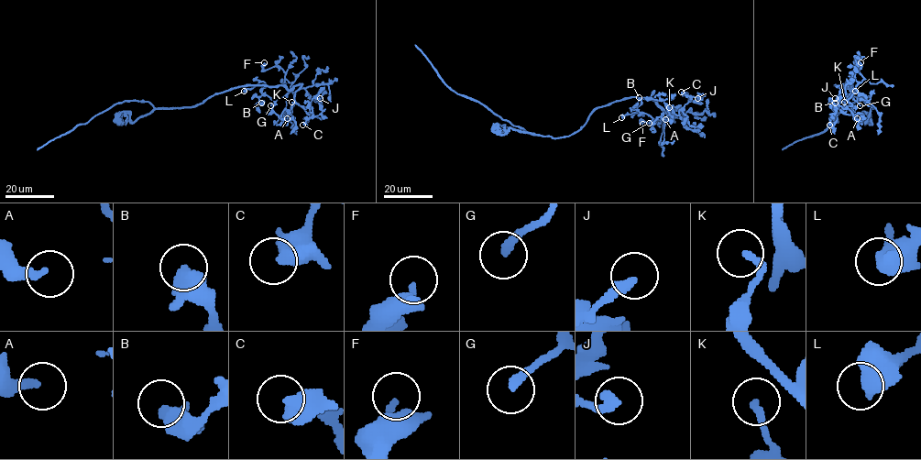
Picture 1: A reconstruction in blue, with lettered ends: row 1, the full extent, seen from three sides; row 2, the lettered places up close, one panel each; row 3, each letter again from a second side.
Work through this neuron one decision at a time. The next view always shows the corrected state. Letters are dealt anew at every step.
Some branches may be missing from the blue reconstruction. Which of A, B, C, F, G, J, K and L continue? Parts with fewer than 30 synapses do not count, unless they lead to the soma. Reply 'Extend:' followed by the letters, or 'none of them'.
Extend: G

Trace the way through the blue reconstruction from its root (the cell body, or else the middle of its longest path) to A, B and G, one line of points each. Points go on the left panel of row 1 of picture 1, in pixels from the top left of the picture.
A: (197, 104), (235, 87), (283, 85), (291, 89), (293, 95), (291, 111), (283, 114), (287, 118)
B: (197, 104), (214, 94), (244, 85), (283, 85), (291, 89), (276, 100), (261, 95), (261, 103)
G: (197, 104), (214, 94), (244, 85), (283, 85), (291, 89), (270, 105)

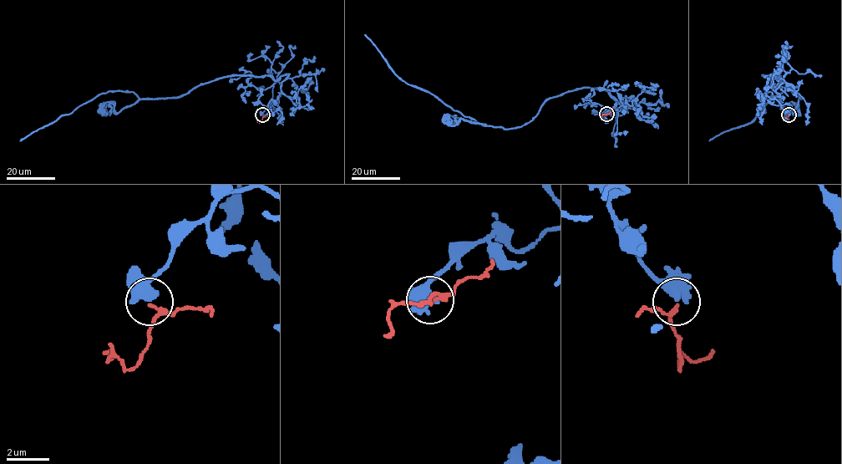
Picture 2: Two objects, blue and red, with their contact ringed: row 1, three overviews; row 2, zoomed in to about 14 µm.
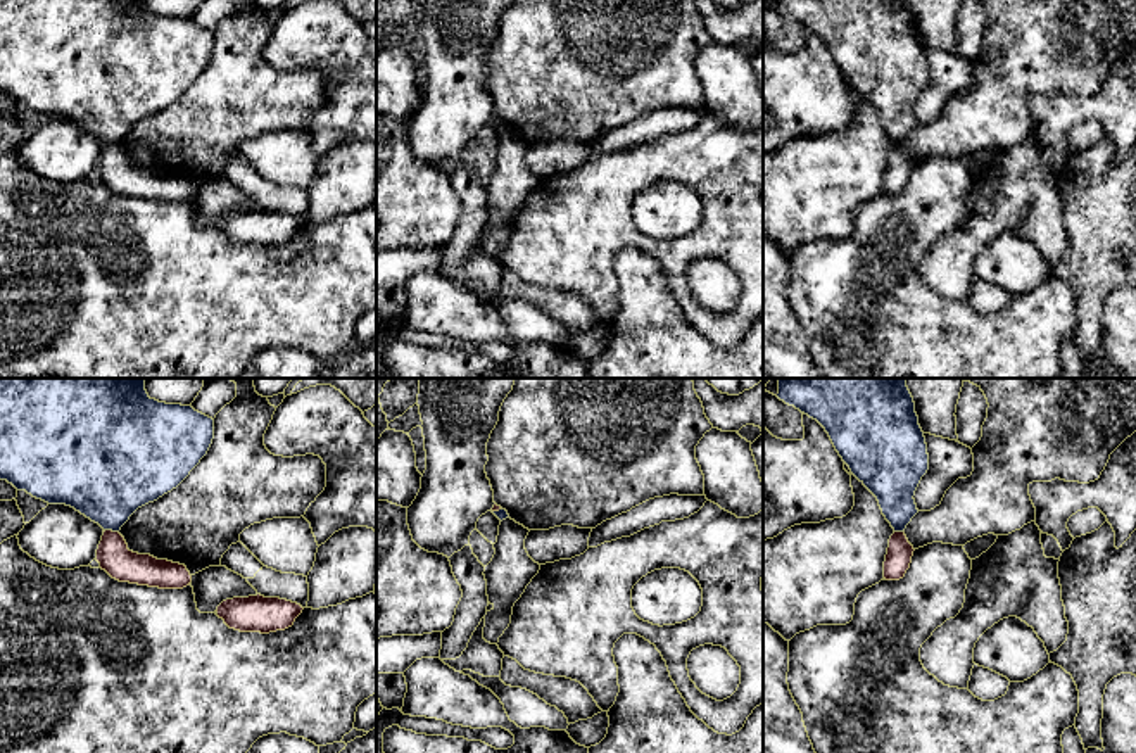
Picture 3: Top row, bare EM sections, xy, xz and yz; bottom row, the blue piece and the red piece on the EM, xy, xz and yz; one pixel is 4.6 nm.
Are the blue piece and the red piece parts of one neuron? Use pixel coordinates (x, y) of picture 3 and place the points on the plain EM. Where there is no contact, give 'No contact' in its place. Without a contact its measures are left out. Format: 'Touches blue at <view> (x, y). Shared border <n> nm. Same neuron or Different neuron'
Touches blue at xy (113, 144). Shared border 70 nm. Different neuron

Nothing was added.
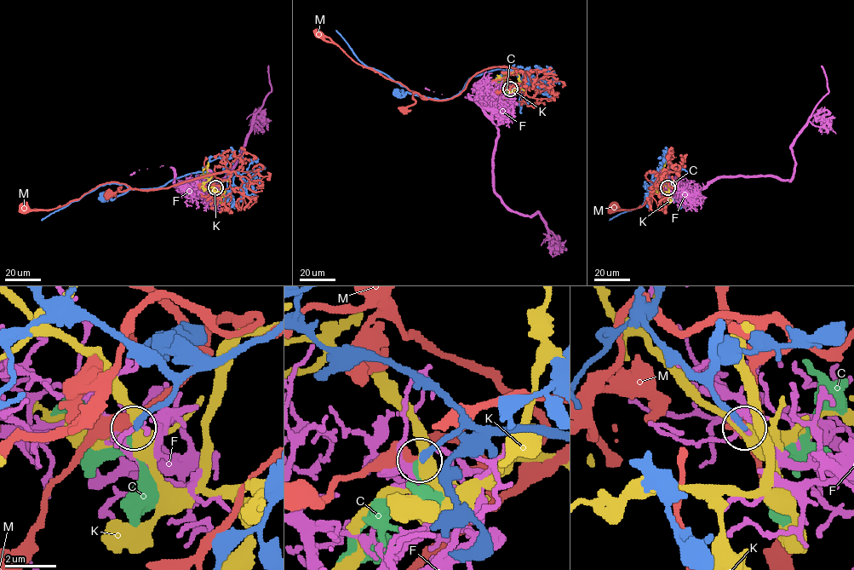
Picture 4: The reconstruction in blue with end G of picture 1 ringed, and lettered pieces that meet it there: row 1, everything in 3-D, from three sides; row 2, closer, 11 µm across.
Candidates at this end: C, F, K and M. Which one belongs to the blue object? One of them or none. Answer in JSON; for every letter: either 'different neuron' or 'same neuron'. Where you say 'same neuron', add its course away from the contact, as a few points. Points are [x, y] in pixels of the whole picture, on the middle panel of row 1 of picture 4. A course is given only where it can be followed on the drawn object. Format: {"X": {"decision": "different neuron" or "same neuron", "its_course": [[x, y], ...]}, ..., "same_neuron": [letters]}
{"C": {"decision": "same neuron"}, "F": {"decision": "different neuron"}, "K": {"decision": "different neuron"}, "M": {"decision": "different neuron"}, "same_neuron": ["C"]}

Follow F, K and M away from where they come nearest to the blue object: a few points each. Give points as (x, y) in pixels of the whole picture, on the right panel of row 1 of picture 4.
F: (667, 187), (690, 196), (721, 177), (790, 180), (795, 164), (793, 140), (828, 93), (821, 66)
K: (667, 187), (667, 192), (650, 193), (653, 192)
M: (667, 187), (669, 180), (648, 172), (650, 181), (679, 190), (662, 182), (641, 206), (614, 210)

